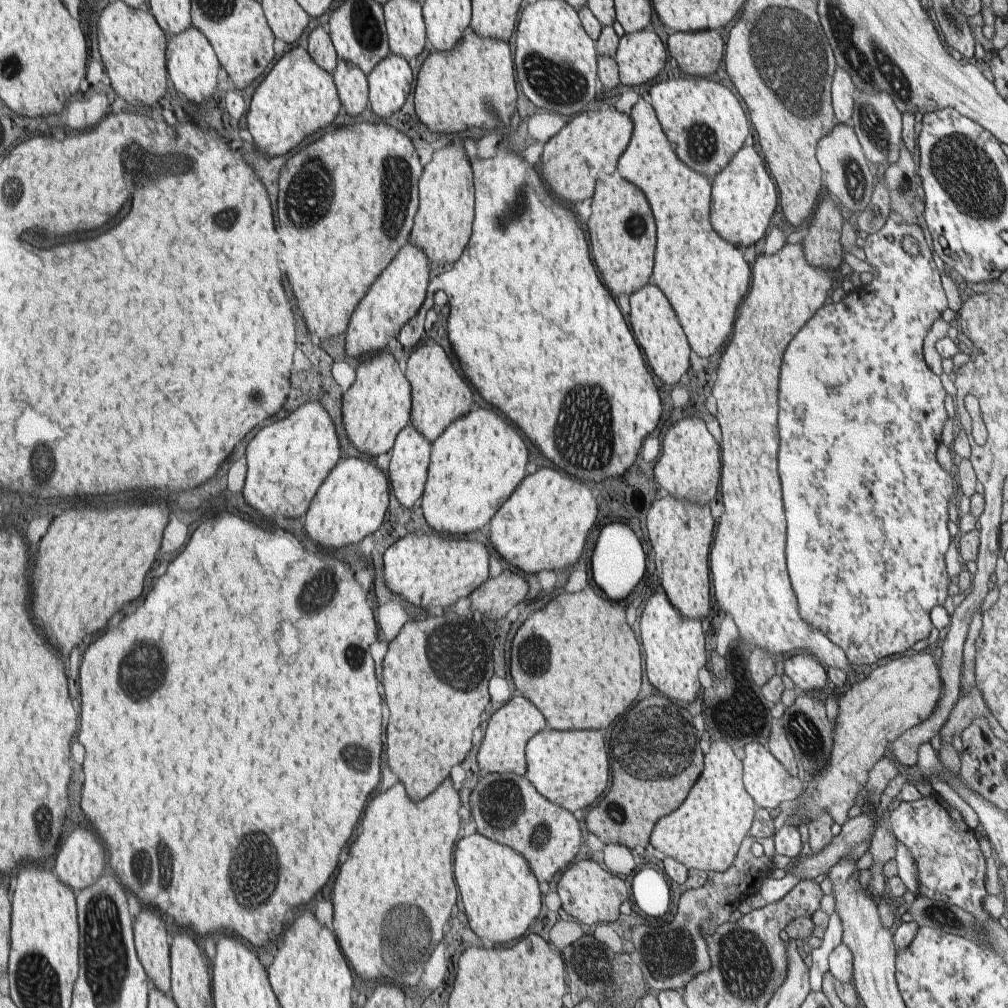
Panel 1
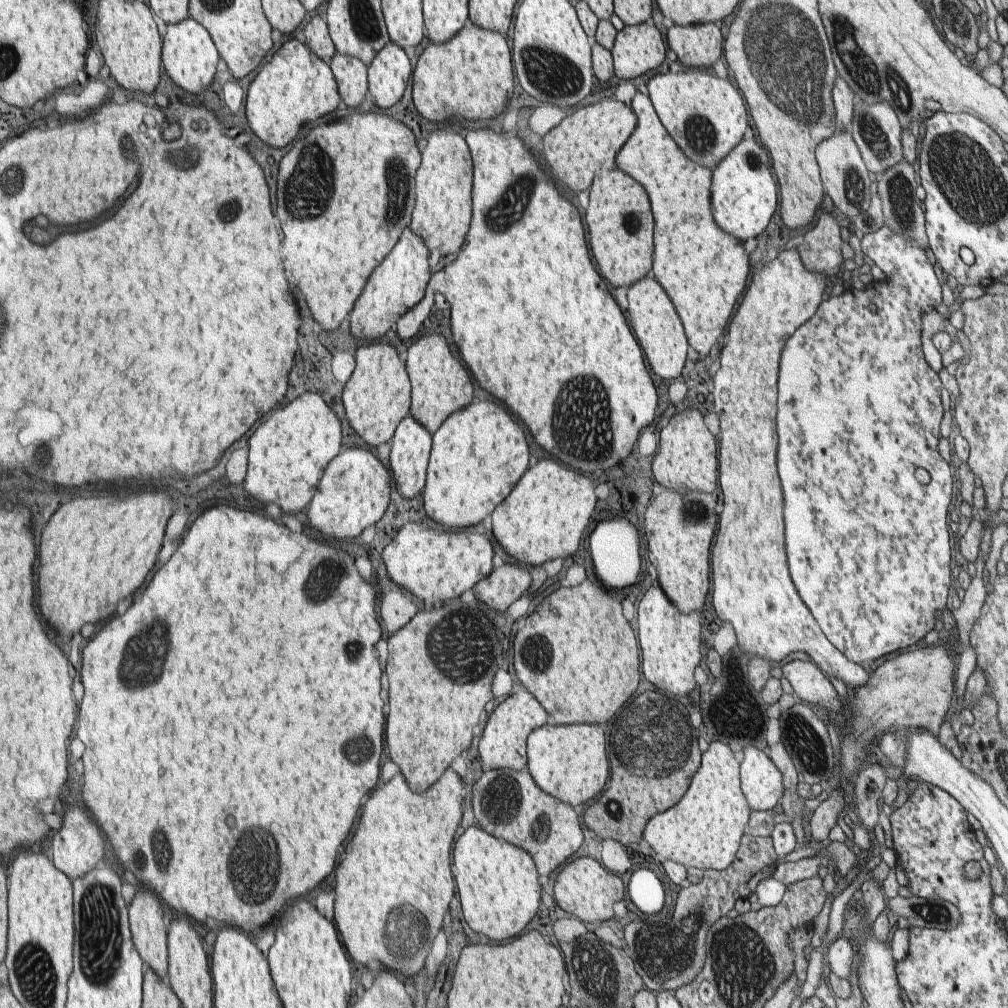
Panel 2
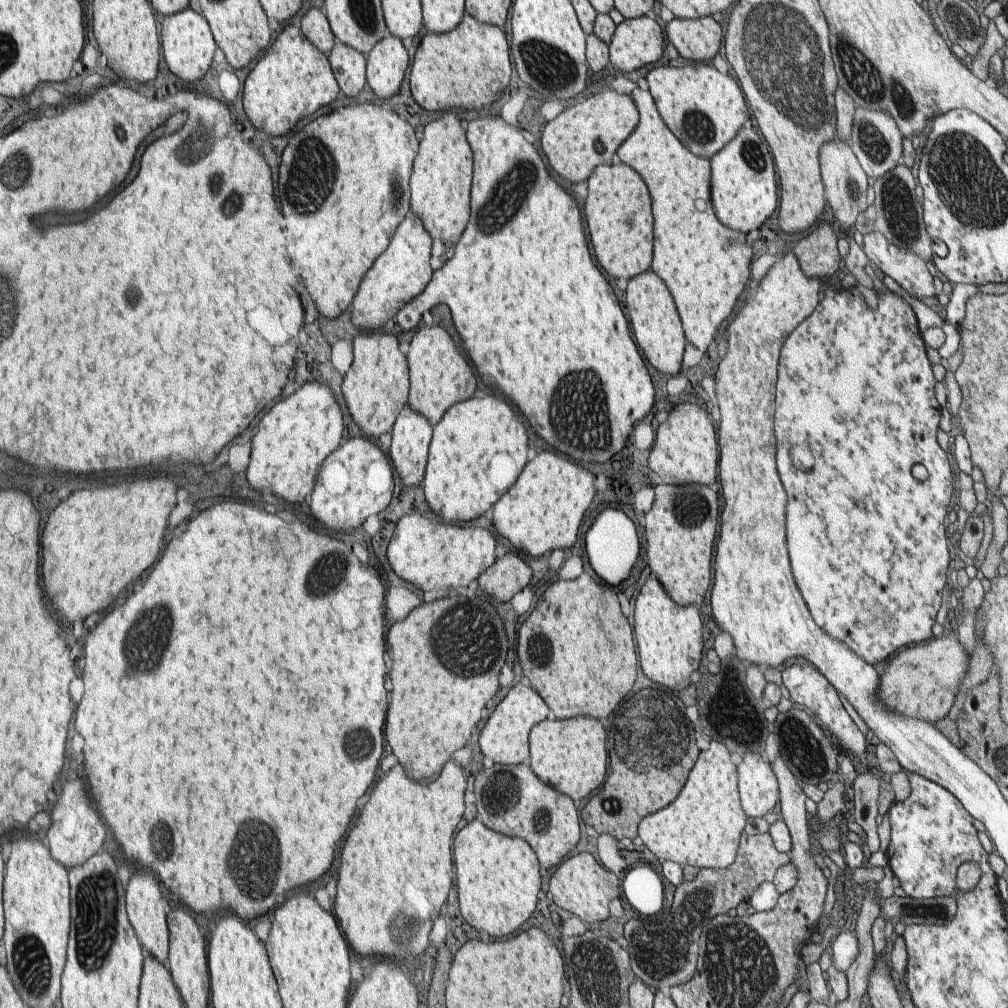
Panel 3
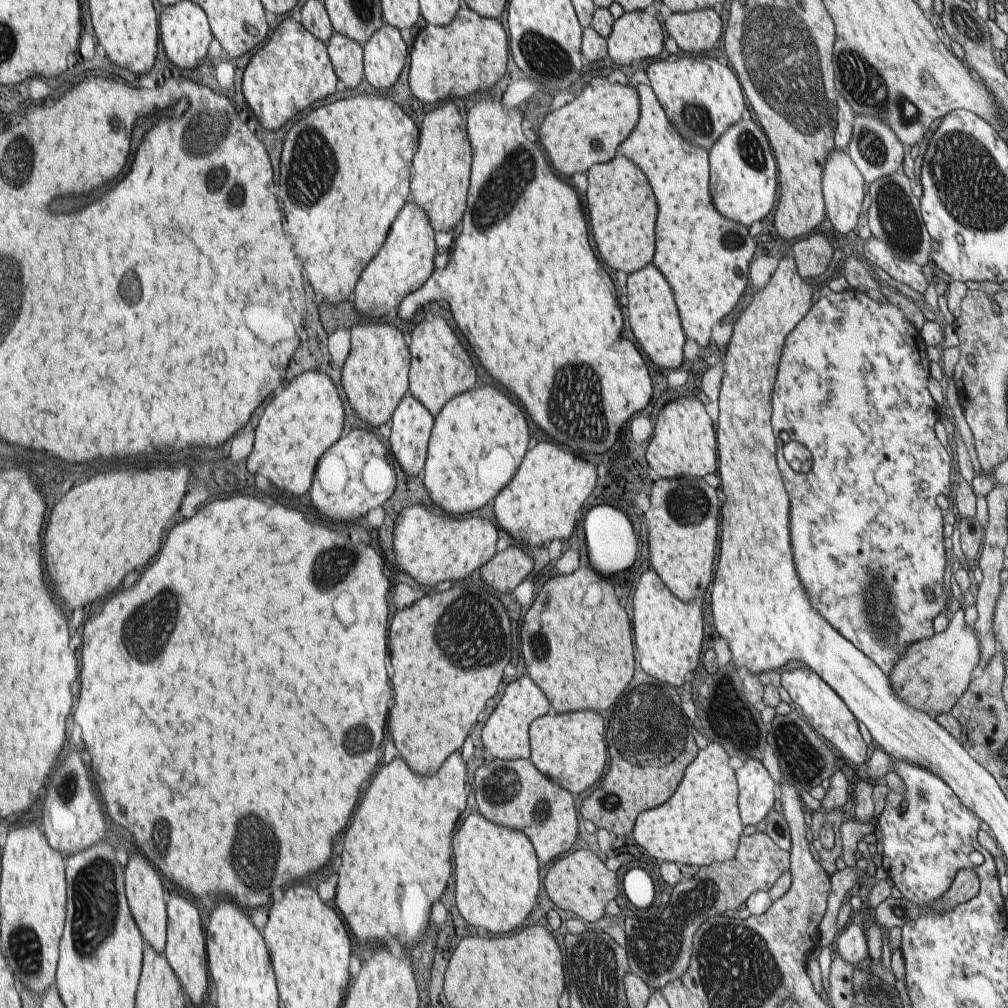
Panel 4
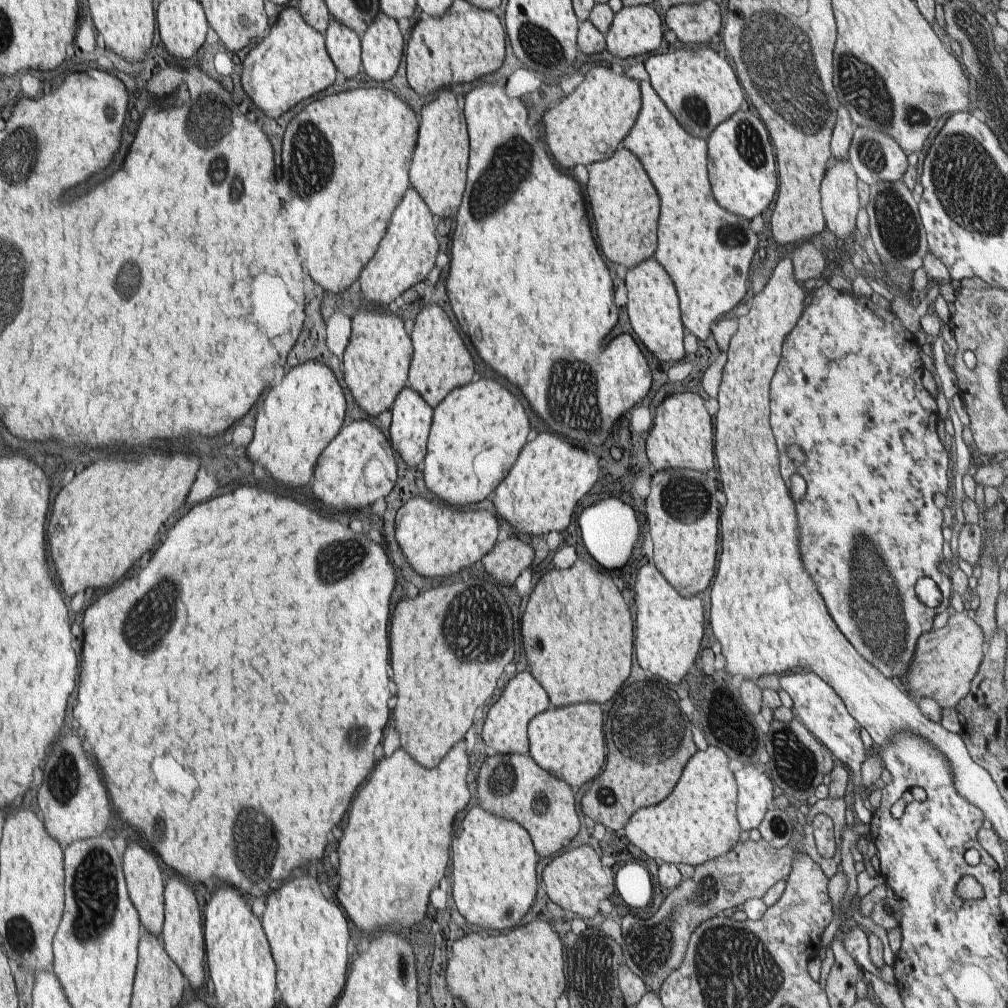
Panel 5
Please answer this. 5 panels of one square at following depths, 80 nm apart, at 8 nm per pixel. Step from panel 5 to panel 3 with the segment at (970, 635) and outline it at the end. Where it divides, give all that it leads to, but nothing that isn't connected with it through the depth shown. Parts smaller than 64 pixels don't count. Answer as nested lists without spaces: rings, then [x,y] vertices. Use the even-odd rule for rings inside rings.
[[[954,634],[932,638],[902,650],[880,673],[877,700],[888,710],[935,724],[950,712],[958,686],[969,669],[968,658]]]

